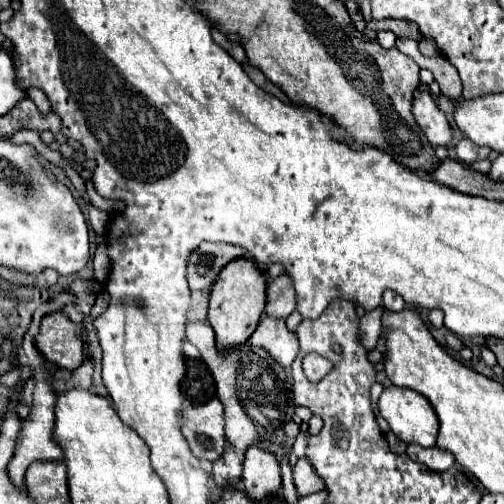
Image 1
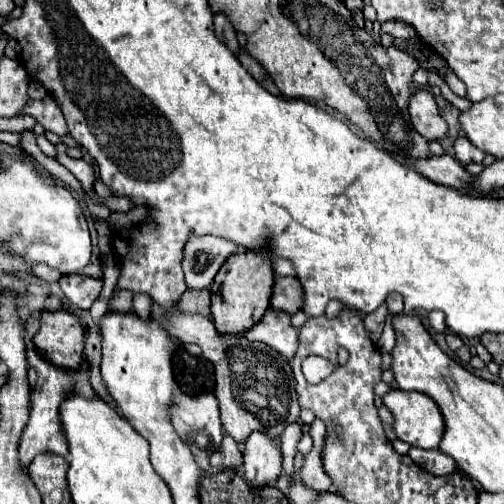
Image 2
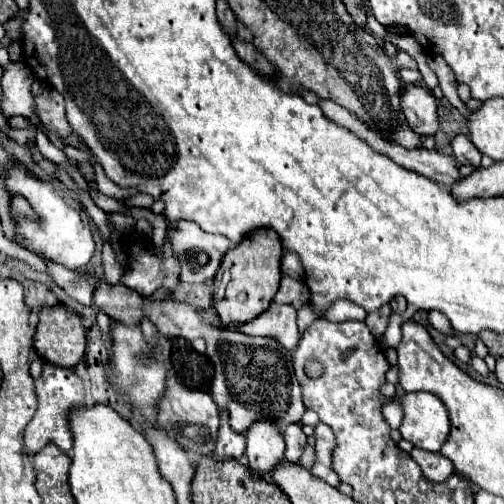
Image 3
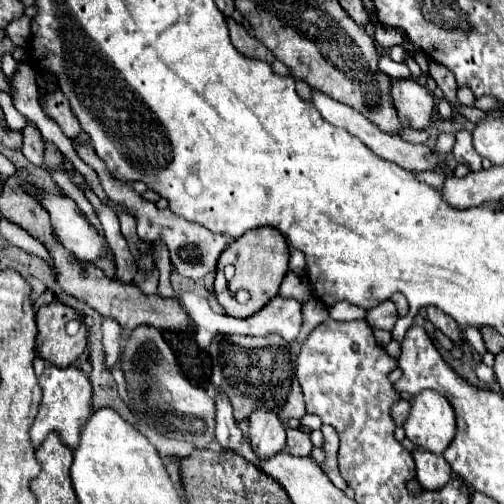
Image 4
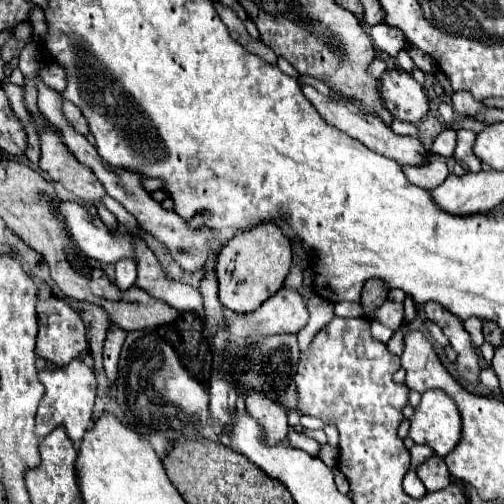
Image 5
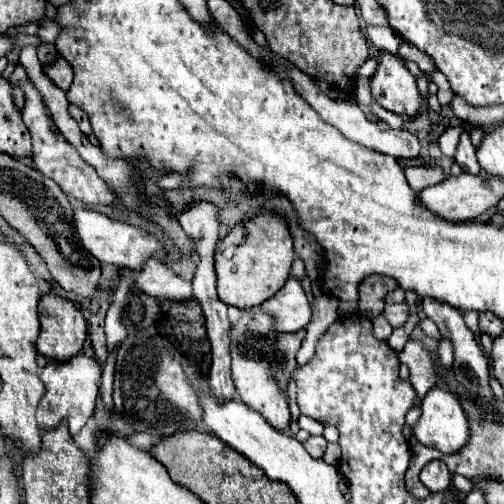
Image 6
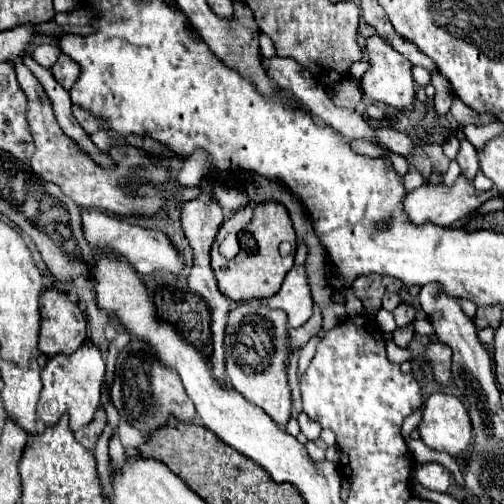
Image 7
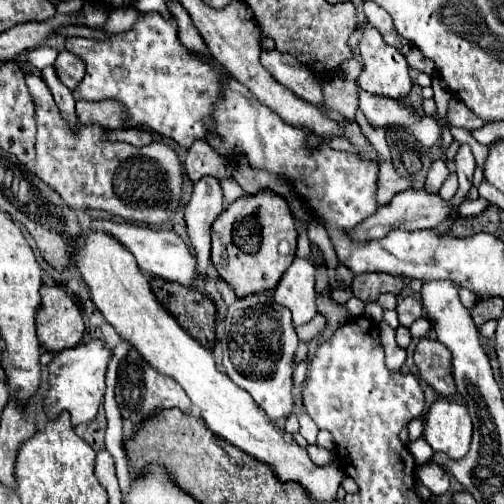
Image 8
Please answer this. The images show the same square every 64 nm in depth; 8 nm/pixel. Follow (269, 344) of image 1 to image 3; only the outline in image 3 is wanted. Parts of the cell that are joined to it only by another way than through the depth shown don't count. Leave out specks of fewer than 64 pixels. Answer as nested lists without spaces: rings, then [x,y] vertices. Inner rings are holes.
[[[272,302],[270,308],[260,314],[260,318],[234,328],[248,336],[272,338],[288,352],[296,348],[300,338],[300,332],[296,326],[296,310],[288,304],[276,304],[276,302]]]

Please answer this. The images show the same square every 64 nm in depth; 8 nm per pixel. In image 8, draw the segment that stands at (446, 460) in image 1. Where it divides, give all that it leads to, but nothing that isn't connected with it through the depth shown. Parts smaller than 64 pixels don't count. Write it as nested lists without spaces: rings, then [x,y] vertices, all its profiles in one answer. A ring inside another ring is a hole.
[[[438,464],[418,466],[418,478],[432,494],[444,494],[448,490],[448,486],[450,486],[448,472]]]

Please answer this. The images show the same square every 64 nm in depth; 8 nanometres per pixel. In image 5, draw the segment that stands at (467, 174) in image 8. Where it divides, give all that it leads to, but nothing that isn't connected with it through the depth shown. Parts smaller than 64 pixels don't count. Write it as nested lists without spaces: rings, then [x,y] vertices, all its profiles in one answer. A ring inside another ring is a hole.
[[[458,130],[458,144],[454,150],[454,158],[458,164],[462,164],[468,172],[480,172],[480,160],[472,152],[472,140],[474,140],[472,130]]]

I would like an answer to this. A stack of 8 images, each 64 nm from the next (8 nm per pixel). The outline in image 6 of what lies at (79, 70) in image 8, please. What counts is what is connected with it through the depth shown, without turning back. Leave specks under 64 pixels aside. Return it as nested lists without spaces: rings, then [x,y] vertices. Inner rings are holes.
[[[56,58],[54,64],[46,64],[44,66],[44,74],[58,86],[62,88],[64,92],[70,88],[72,84],[72,78],[74,78],[74,72],[72,72],[72,66],[64,60],[64,58]]]

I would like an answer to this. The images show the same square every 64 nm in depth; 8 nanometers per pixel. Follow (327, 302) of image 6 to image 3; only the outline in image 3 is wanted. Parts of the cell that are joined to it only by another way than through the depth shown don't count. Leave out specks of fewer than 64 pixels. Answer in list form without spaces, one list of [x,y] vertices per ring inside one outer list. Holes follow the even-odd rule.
[[[302,306],[298,310],[298,328],[300,328],[300,332],[304,332],[314,320],[316,320],[316,314],[312,312],[310,306]]]

